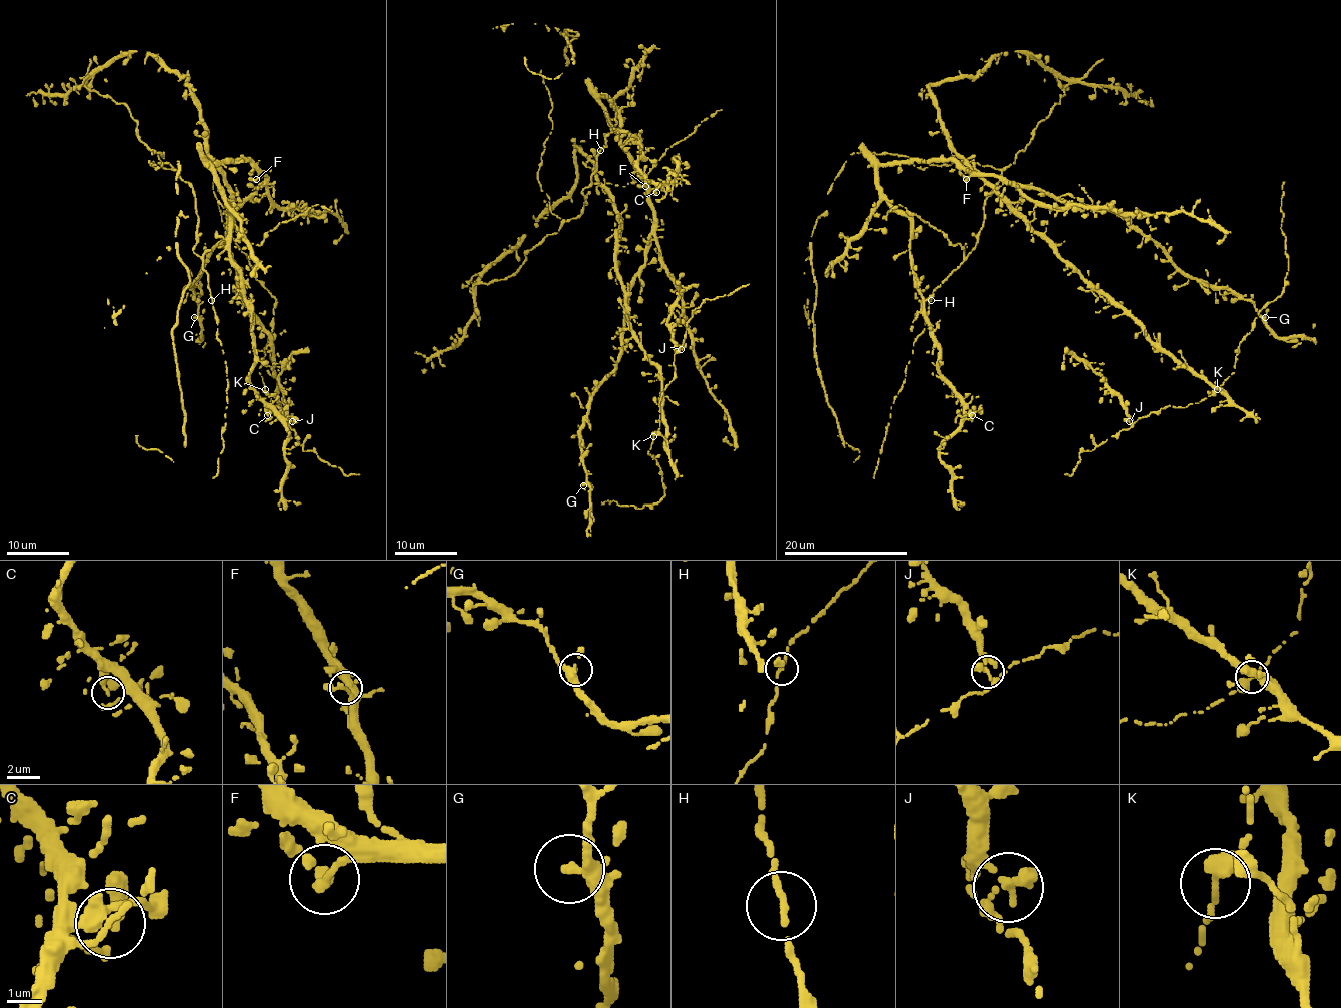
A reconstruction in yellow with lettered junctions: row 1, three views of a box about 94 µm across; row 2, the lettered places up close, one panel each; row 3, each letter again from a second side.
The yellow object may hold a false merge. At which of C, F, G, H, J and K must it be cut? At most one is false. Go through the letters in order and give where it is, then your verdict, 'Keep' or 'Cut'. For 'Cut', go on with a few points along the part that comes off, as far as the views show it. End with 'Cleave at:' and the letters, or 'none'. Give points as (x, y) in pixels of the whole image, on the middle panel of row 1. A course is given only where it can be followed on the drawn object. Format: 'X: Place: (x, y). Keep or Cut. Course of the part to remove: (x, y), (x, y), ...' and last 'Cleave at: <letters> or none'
C: Place: (656, 192). Keep
F: Place: (645, 186). Keep
G: Place: (583, 485). Keep
H: Place: (600, 150). Keep
J: Place: (681, 349). Cut. Course of the part to remove: (682, 348), (675, 345), (667, 321), (683, 290), (678, 283)
K: Place: (653, 436). Keep
Cleave at: J

